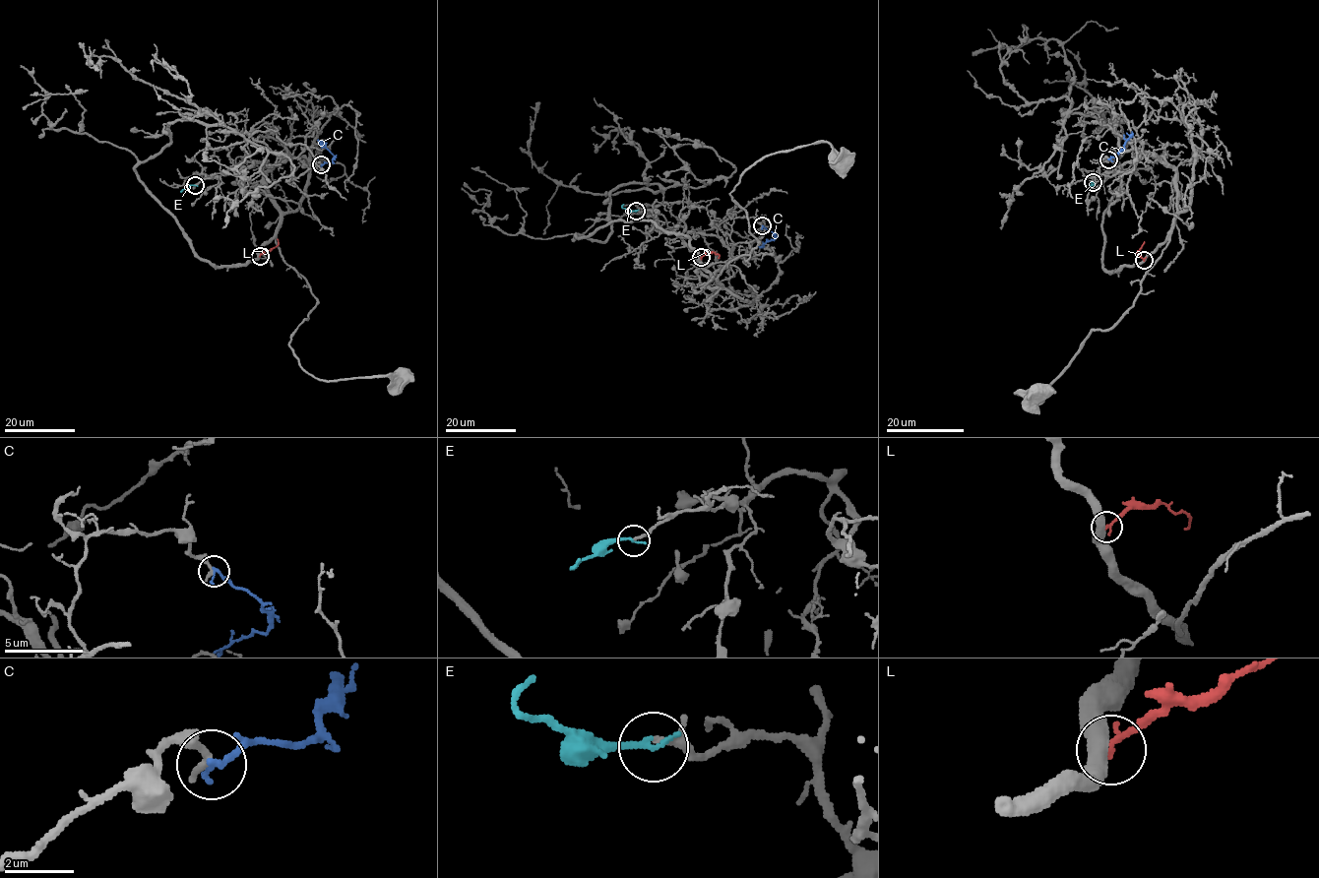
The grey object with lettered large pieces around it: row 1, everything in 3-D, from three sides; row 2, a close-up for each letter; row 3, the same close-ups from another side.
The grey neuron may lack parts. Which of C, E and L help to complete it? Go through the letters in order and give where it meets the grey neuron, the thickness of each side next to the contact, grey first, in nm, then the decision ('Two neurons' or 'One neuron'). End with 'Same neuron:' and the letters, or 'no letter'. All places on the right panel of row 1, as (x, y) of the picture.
C: Touches grey at (1108, 159). Thickness 260 nm (grey) against 200 nm. Two neurons
E: Touches grey at (1093, 182). Thickness 200 nm (grey) against 200 nm. One neuron
L: Touches grey at (1144, 260). Thickness 480 nm (grey) against 190 nm. Two neurons
Same neuron: E

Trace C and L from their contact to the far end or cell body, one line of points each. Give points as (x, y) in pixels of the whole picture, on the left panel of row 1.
C: (322, 165), (331, 162), (333, 156), (317, 140)
L: (260, 256), (279, 243), (277, 239)

